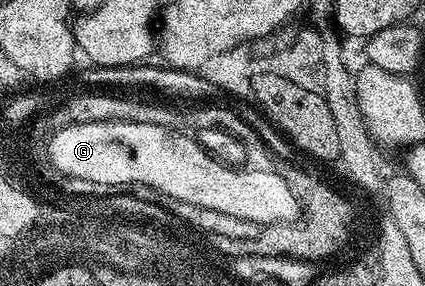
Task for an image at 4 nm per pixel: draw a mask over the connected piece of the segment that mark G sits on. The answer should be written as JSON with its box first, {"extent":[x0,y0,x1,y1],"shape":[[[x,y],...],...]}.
{"extent":[45,121,301,225],"shape":[[[97,121],[81,123],[80,125],[64,125],[62,129],[56,129],[51,133],[45,153],[50,157],[50,168],[59,172],[63,177],[76,177],[77,179],[89,179],[93,183],[109,184],[113,186],[146,186],[149,190],[155,190],[158,194],[171,198],[172,202],[178,203],[183,207],[199,207],[212,208],[216,215],[224,213],[227,217],[236,217],[239,221],[249,221],[254,225],[282,225],[291,223],[300,216],[301,206],[299,204],[299,196],[289,187],[289,183],[283,178],[282,172],[269,169],[270,167],[252,167],[253,169],[230,169],[227,165],[222,165],[219,161],[214,161],[197,142],[191,137],[186,137],[183,131],[176,131],[174,128],[165,126],[155,126],[153,123],[133,122],[133,121]]]}

